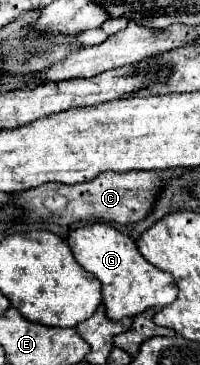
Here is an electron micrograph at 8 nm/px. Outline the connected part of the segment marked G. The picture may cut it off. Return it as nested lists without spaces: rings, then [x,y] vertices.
[[[94,222],[94,224],[80,226],[68,236],[68,244],[78,264],[100,280],[104,306],[106,306],[106,314],[110,320],[122,320],[126,316],[136,316],[138,312],[144,312],[148,308],[162,310],[164,306],[176,300],[178,288],[176,288],[172,274],[146,262],[144,256],[138,252],[138,246],[134,244],[134,240],[118,232],[114,226],[106,222]]]

